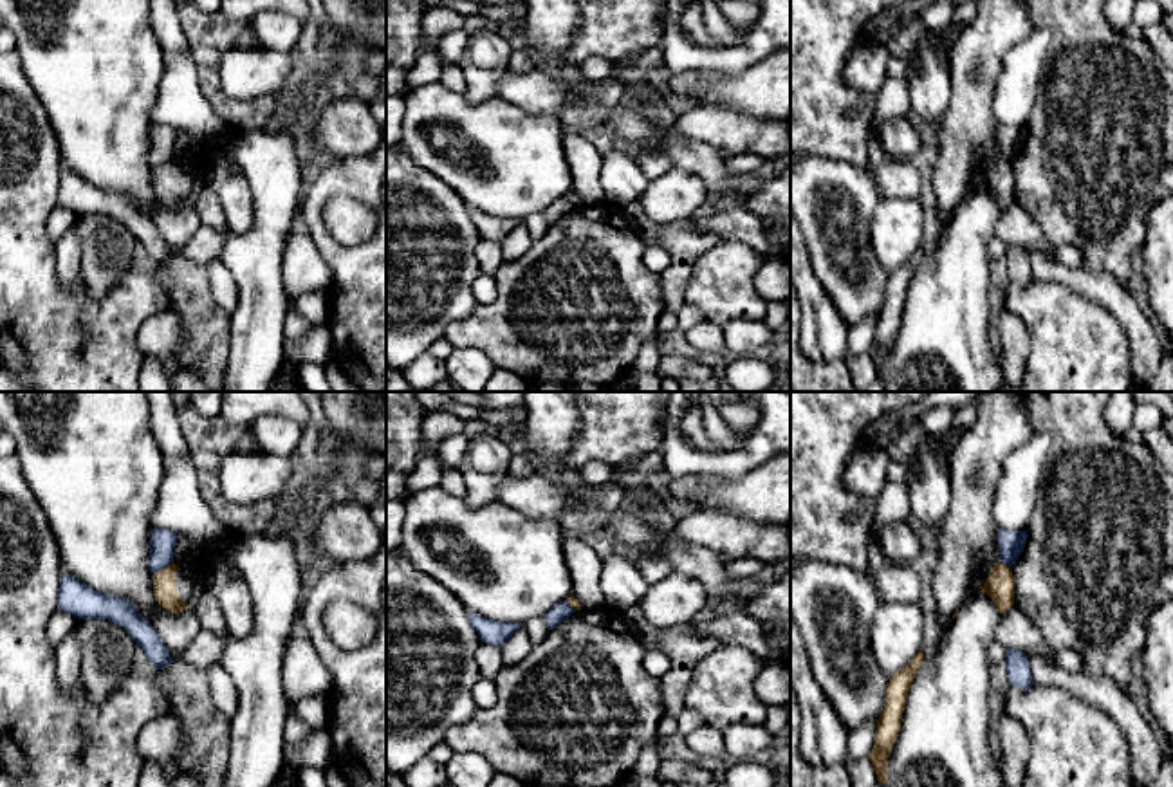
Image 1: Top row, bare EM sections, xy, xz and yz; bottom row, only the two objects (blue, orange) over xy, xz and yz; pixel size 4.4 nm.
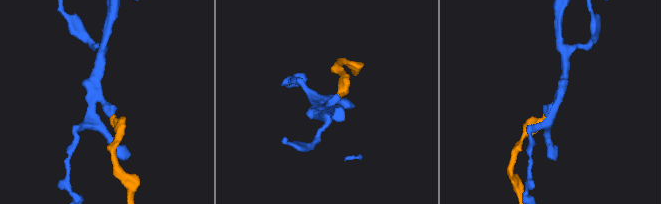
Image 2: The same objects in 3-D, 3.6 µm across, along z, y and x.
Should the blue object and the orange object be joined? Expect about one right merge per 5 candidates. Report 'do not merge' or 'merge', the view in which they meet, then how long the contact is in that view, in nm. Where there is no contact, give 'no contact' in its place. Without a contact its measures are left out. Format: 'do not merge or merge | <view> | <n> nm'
do not merge | xy | 110 nm

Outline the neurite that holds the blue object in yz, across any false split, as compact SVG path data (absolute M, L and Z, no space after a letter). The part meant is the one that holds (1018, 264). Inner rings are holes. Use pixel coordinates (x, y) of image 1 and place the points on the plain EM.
M1007 244L1005 262L1007 262L1007 271L1012 283L1020 283L1027 287L1034 280L1032 265L1030 265L1025 247L1018 244Z

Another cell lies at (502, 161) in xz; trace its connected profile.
M440 83L408 87L401 146L411 161L449 184L469 208L485 215L525 220L572 191L565 159L563 119L532 116L500 96L471 105Z

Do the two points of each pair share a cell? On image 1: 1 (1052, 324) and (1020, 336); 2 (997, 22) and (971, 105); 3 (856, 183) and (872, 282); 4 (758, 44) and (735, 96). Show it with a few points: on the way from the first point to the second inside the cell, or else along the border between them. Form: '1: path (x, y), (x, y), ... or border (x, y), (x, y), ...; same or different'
1: border (1006, 309), (1029, 334), (1024, 372); different
2: path (986, 42), (986, 82), (982, 85); same
3: path (852, 208), (852, 257); same
4: border (771, 55), (735, 74), (706, 73); different

